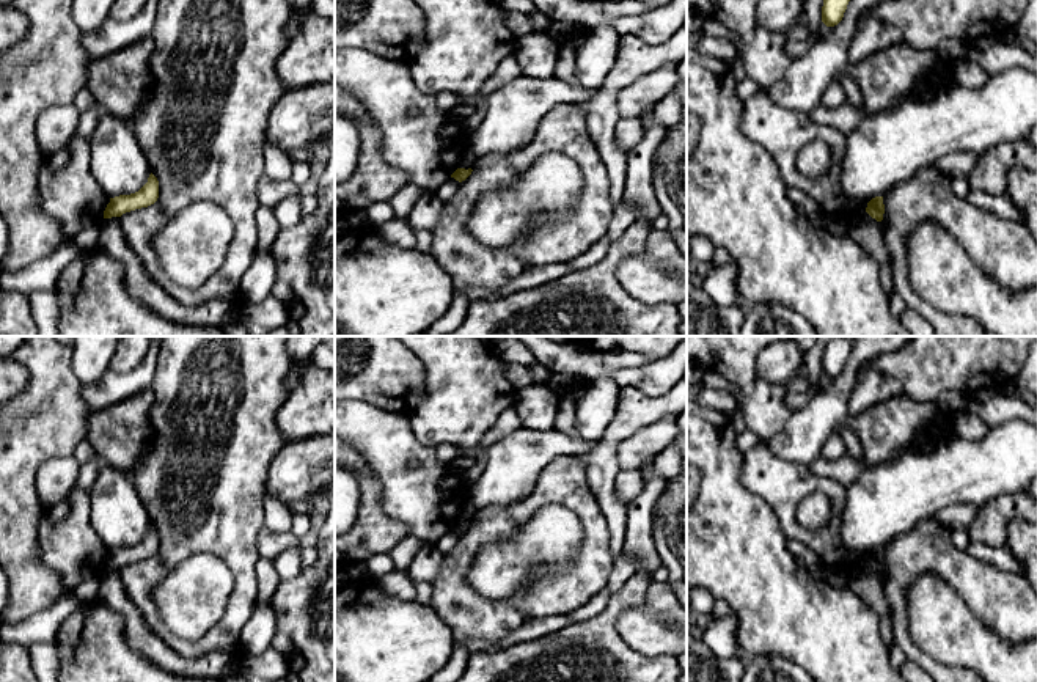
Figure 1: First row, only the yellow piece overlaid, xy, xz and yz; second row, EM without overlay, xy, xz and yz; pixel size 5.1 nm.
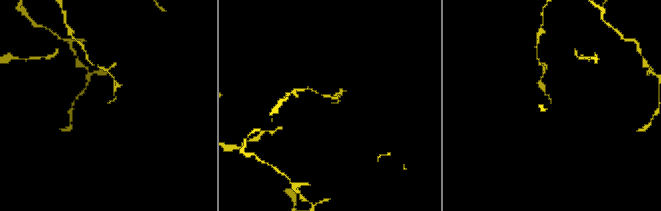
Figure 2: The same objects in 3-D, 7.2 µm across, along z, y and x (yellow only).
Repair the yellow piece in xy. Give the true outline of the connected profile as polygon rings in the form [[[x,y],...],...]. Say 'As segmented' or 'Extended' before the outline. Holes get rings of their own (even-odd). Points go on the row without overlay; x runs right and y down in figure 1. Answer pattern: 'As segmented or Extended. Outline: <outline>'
As segmented. Outline: [[[151,525],[148,534],[135,545],[110,550],[104,563],[104,570],[121,569],[126,564],[148,559],[159,550],[159,533]]]

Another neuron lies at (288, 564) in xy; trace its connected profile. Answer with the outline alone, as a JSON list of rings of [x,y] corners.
[[[300,548],[283,552],[273,559],[273,564],[281,581],[297,577],[303,569],[300,561]]]

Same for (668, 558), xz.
[[[658,500],[654,508],[654,520],[655,520],[654,542],[655,542],[655,550],[661,559],[663,566],[668,569],[668,575],[669,575],[668,583],[671,586],[674,586],[676,583],[683,581],[683,569],[682,569],[679,559],[676,558],[676,555],[671,552],[661,528],[657,523],[657,517],[658,517]]]

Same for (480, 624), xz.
[[[575,456],[555,457],[529,497],[484,508],[471,522],[431,581],[431,608],[453,630],[454,646],[462,646],[468,655],[500,651],[501,641],[528,621],[570,614],[608,583],[613,556],[606,517],[589,487],[586,465]],[[547,504],[572,509],[583,525],[583,542],[572,566],[542,575],[533,588],[508,599],[478,594],[468,580],[476,555],[486,545],[512,537]]]

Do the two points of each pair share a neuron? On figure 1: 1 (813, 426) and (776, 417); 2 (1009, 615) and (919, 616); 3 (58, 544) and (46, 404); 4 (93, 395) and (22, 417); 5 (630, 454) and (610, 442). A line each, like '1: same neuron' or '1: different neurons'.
1: different neurons
2: different neurons
3: different neurons
4: different neurons
5: different neurons

